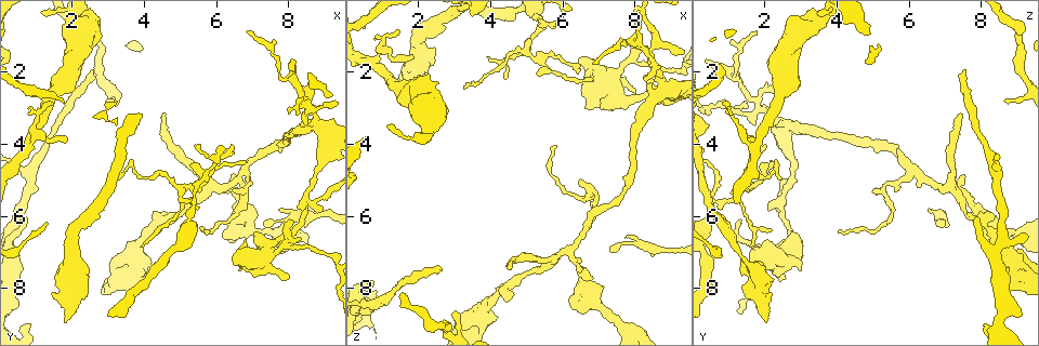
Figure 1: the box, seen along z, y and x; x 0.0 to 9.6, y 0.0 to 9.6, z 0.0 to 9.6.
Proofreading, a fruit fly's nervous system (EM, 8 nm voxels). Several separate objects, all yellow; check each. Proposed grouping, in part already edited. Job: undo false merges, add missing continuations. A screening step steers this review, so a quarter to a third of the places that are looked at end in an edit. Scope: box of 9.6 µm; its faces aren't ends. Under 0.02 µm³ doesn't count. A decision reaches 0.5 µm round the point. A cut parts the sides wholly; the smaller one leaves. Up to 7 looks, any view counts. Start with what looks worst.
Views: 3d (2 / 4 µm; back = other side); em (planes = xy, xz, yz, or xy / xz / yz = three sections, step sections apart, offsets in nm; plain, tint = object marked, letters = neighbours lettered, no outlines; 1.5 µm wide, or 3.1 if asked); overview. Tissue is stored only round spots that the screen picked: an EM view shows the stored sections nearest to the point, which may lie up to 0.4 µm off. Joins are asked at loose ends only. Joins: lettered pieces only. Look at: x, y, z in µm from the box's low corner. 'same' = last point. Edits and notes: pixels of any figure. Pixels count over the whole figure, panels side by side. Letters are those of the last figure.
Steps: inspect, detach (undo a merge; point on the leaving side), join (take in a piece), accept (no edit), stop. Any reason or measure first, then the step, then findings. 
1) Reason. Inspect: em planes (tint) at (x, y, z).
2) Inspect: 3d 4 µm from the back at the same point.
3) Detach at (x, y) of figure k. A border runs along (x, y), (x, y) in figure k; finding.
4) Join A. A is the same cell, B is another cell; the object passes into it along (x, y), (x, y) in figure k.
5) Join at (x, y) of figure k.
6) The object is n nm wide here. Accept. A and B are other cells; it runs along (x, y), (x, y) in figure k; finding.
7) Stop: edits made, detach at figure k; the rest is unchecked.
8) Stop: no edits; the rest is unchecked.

An open end. Inspect: 3d 2 µm at (0.85, 8.95, 8.05).

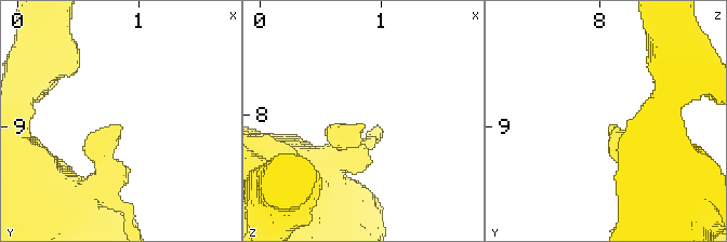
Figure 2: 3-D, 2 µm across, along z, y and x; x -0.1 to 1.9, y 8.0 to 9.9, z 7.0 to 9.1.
Inspect: em xz step 8 (tint) at (0.84, 9.00, 8.08).

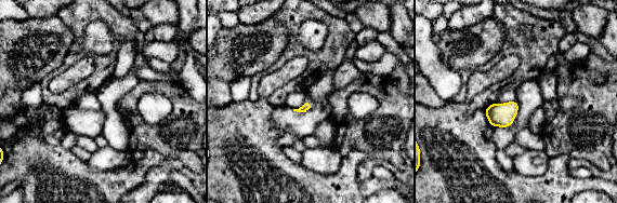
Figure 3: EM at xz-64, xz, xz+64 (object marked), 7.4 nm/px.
Inspect: em yz step 8 (letters) at the same point.

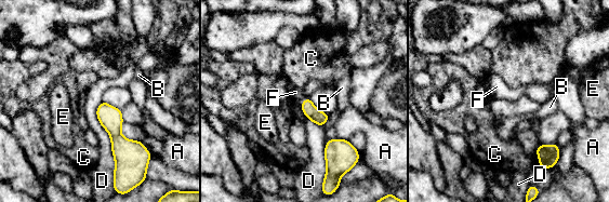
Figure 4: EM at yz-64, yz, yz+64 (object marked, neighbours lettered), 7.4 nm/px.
Join F. F is the same cell, A, B, C, D and E are other cells; the object passes into it along (310, 111), (303, 100), (295, 92) in figure 4; it goes on there.

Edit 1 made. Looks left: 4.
Inspect: overview.

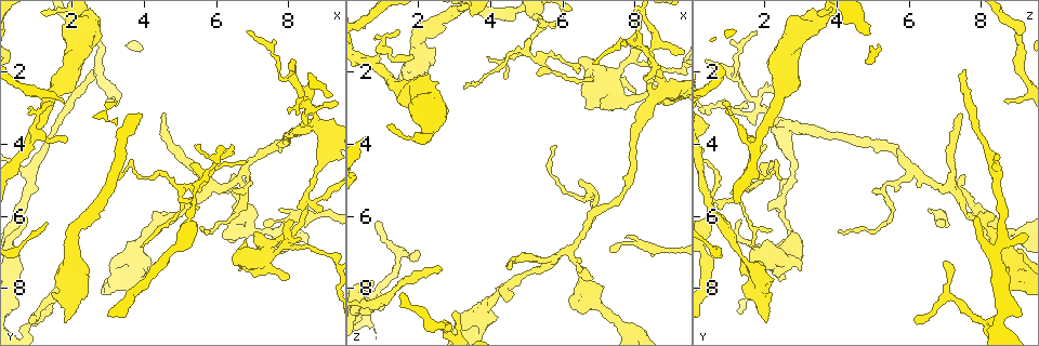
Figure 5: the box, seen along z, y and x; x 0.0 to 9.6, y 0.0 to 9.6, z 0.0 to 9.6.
An open end. Inspect: 3d 4 µm at (1.75, 8.95, 2.00).

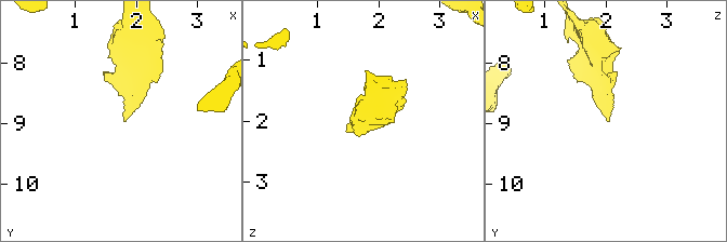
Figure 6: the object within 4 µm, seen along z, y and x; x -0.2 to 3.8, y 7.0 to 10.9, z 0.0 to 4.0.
Inspect: em planes (plain) at (1.80, 8.95, 2.05).

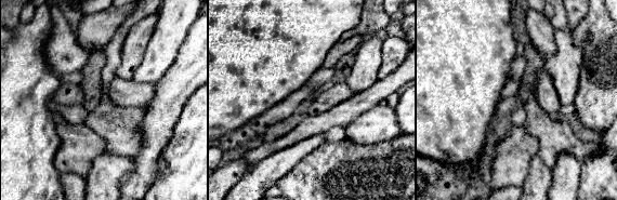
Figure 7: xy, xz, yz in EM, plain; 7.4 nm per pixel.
See the neighbours. Inspect: em planes (letters) at the same point.

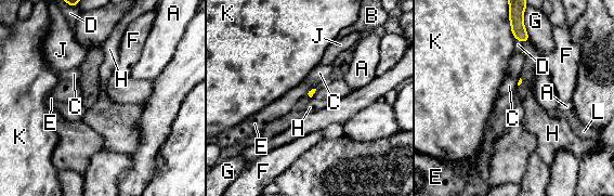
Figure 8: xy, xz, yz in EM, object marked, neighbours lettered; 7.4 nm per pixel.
Join L. L is the same cell, A, B, C, D, E, F, G, H, J and K are other cells; it goes on there.

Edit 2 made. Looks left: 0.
Stop: edits made, join at figure 4, join at figure 8; the rest is unchecked.

